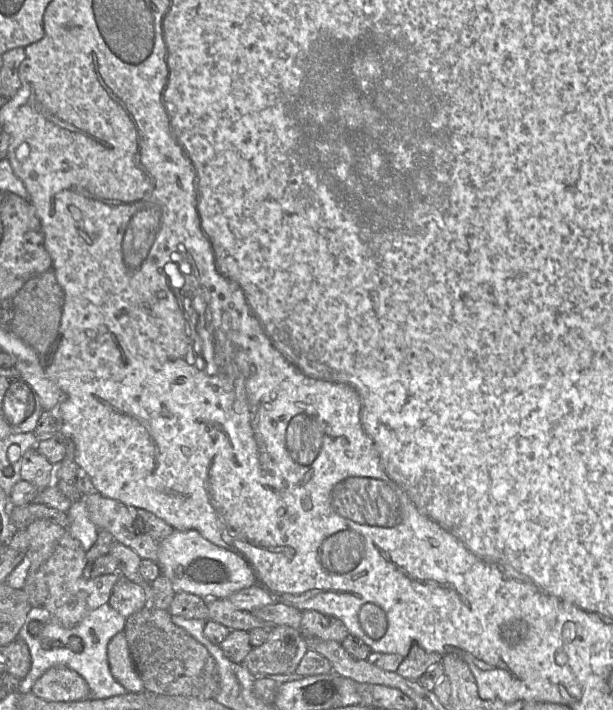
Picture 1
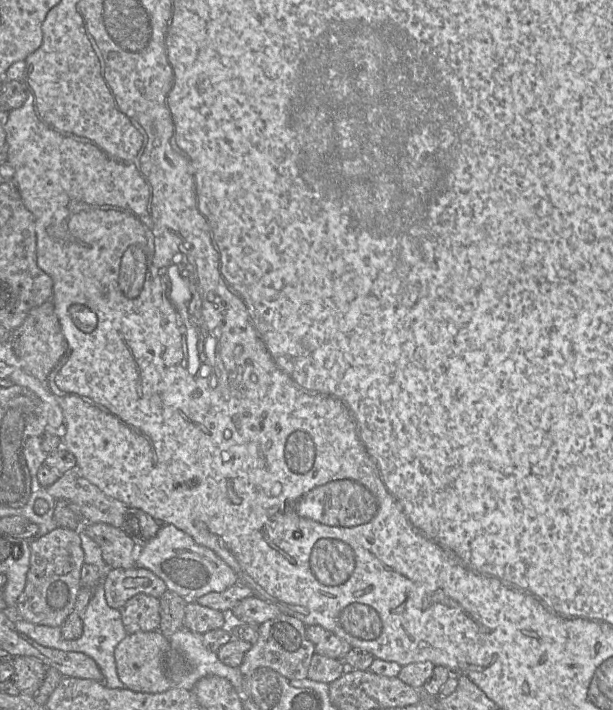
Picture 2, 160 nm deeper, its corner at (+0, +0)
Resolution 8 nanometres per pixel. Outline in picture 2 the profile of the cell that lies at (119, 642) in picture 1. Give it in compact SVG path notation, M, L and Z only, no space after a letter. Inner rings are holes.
M160 631L128 634L115 648L114 657L119 680L134 692L162 693L172 687L164 670L164 657L170 649L169 639Z

